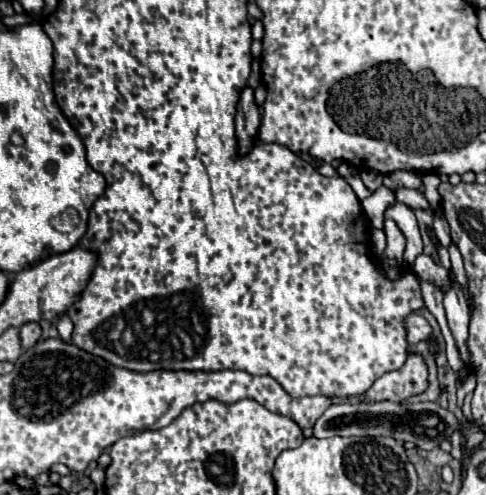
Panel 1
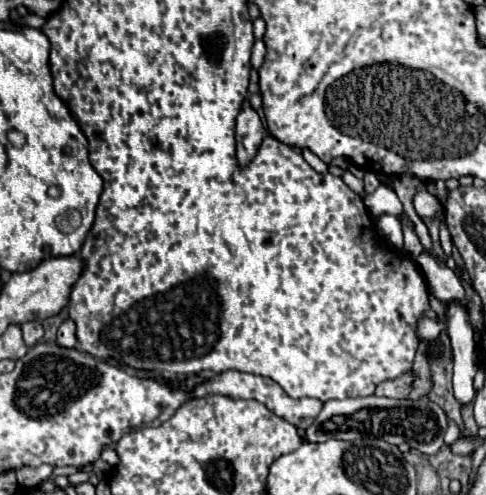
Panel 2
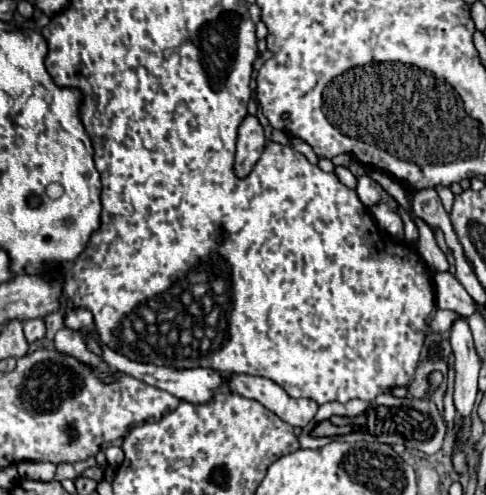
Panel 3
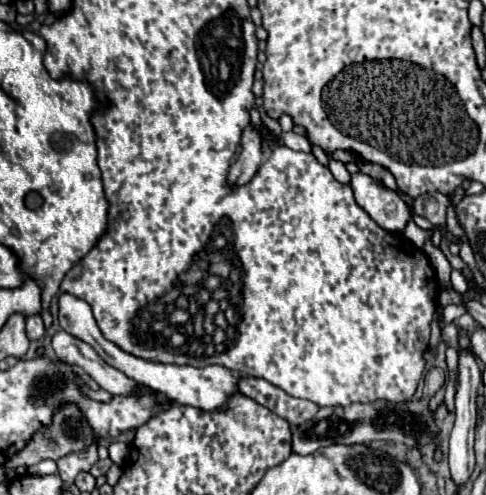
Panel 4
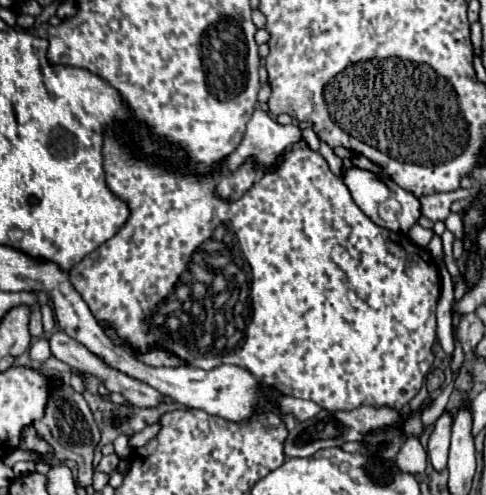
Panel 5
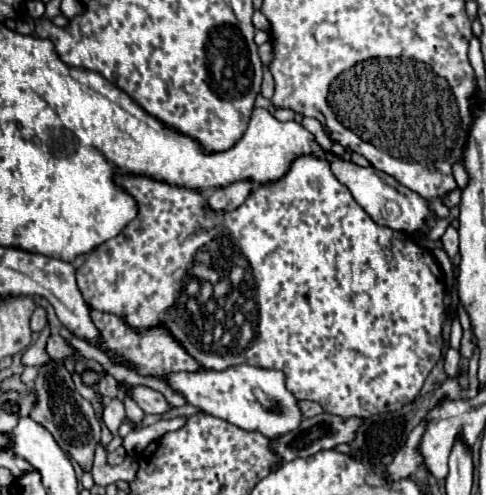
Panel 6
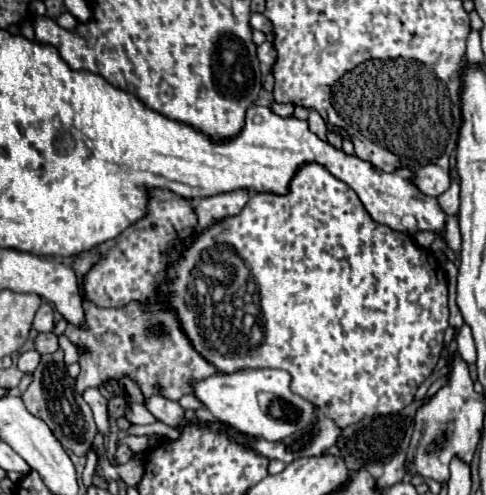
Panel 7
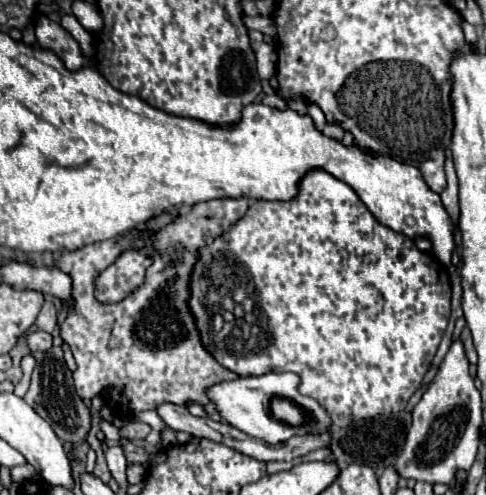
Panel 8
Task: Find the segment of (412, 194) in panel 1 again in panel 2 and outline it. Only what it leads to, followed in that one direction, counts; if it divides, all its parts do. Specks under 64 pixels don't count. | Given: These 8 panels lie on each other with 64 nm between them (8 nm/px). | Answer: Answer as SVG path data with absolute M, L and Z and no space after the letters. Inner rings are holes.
M420 190L414 196L414 208L418 212L420 218L432 218L432 220L440 220L444 222L444 212L442 212L442 204L440 200L430 194L428 190Z

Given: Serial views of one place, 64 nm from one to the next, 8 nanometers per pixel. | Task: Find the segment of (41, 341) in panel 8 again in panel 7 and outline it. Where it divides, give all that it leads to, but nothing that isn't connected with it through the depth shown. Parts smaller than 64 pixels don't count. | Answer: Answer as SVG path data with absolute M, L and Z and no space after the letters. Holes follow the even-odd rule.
M38 334L34 338L34 350L40 354L52 354L58 348L58 338L54 334Z

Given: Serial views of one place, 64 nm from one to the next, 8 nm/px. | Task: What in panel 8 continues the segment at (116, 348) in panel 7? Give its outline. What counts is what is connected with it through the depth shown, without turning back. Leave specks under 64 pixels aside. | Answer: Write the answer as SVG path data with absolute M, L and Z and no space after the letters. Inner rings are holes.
M220 198L220 200L210 200L210 202L200 202L194 204L180 214L174 216L170 224L166 224L160 230L128 230L124 232L118 240L104 240L104 242L94 242L88 246L82 246L78 250L62 250L56 266L62 272L68 272L72 278L72 300L74 308L66 316L66 320L60 324L60 338L70 344L74 360L76 360L76 370L72 372L74 376L74 386L80 398L96 398L102 396L108 406L112 406L114 414L120 418L130 418L136 412L144 410L156 410L156 404L208 404L208 396L204 396L204 388L208 384L216 384L216 380L236 380L236 372L228 372L222 364L216 364L216 358L204 348L200 340L200 332L196 328L196 318L192 312L188 312L188 296L192 296L192 268L196 266L198 252L202 246L212 244L212 240L220 238L236 220L244 216L248 210L250 200L248 198ZM150 244L150 258L152 264L146 270L144 284L136 288L132 294L128 294L124 300L116 304L100 304L94 298L94 288L96 288L96 276L104 272L104 268L112 266L120 252L132 250L132 248L144 248Z

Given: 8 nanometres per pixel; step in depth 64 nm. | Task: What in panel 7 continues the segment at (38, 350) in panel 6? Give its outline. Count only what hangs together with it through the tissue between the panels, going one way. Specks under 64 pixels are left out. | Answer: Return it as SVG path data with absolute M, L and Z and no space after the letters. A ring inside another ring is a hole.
M28 350L28 352L24 352L24 354L20 356L18 368L20 368L24 374L32 374L34 368L38 366L38 362L40 362L40 354L38 354L36 350Z

